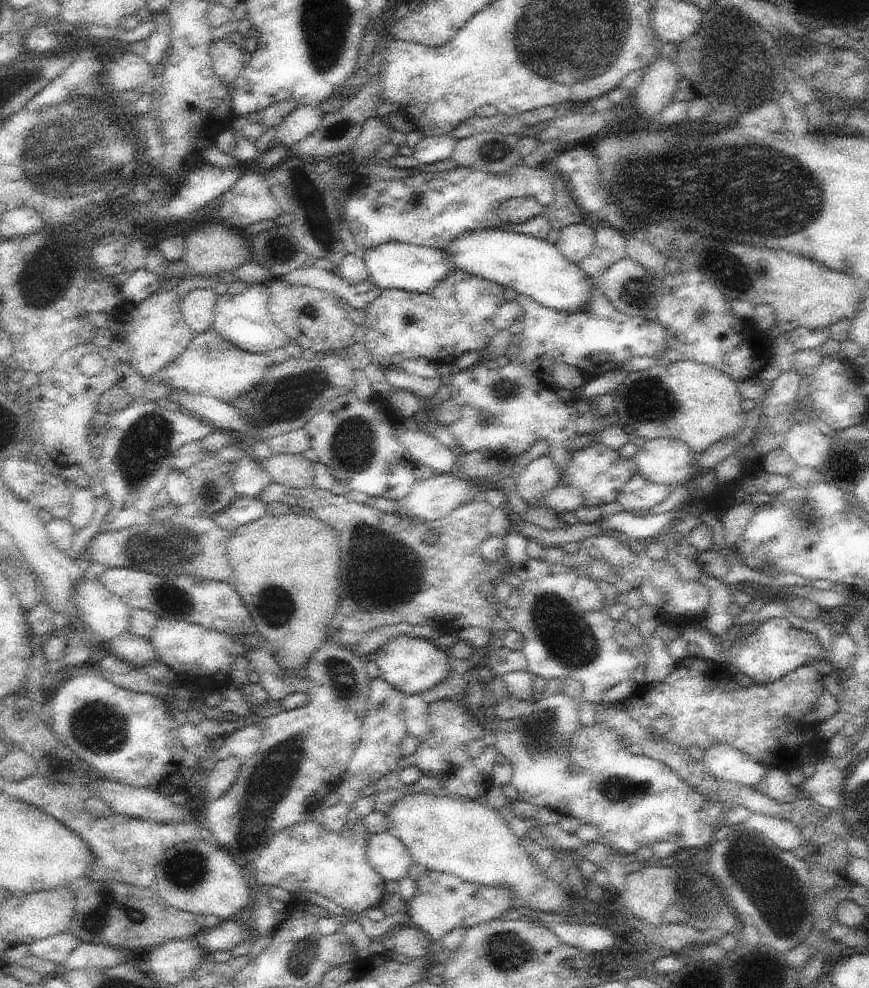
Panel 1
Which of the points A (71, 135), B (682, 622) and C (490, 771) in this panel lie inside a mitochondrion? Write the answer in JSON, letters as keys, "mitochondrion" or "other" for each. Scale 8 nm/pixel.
{"A":"mitochondrion","B":"other","C":"other"}

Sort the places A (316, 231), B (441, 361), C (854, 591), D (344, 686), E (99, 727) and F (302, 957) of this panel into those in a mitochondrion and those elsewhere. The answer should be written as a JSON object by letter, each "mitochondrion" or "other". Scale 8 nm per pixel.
{"A":"mitochondrion","B":"other","C":"other","D":"mitochondrion","E":"mitochondrion","F":"mitochondrion"}

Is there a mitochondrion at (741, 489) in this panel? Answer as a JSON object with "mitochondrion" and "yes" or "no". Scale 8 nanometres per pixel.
{"mitochondrion":"no"}

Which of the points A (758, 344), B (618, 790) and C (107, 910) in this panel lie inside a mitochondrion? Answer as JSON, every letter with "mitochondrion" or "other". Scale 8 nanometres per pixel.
{"A":"other","B":"mitochondrion","C":"mitochondrion"}

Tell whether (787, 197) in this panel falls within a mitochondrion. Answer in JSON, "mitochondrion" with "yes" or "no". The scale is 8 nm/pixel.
{"mitochondrion":"yes"}

